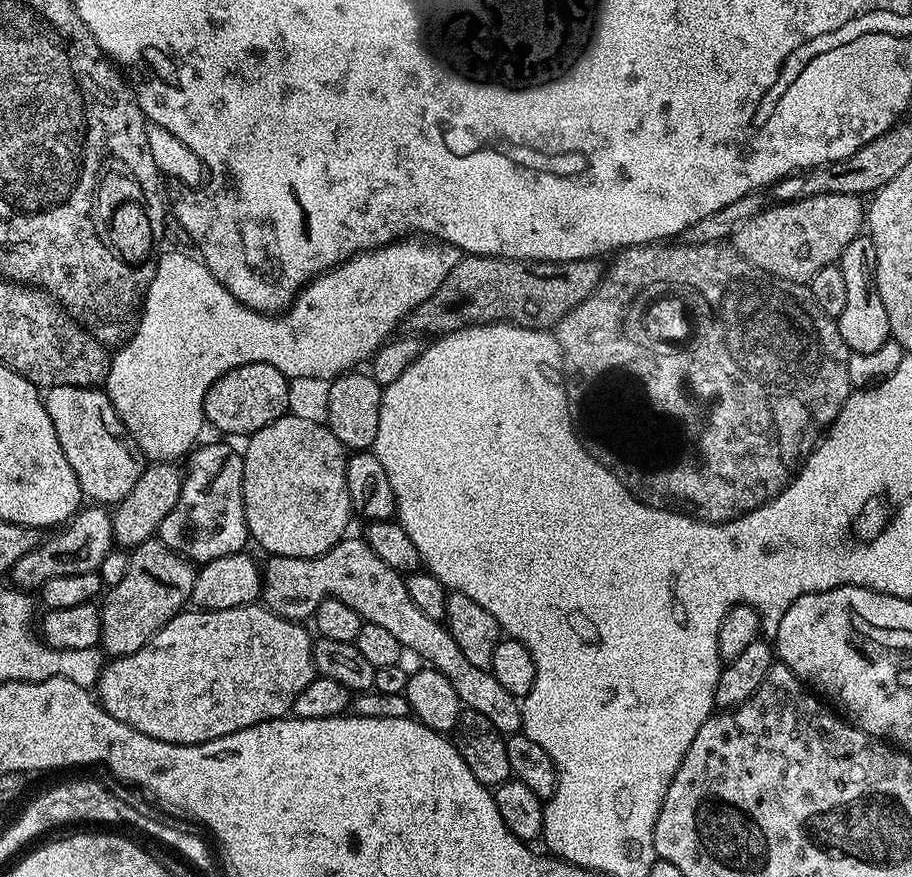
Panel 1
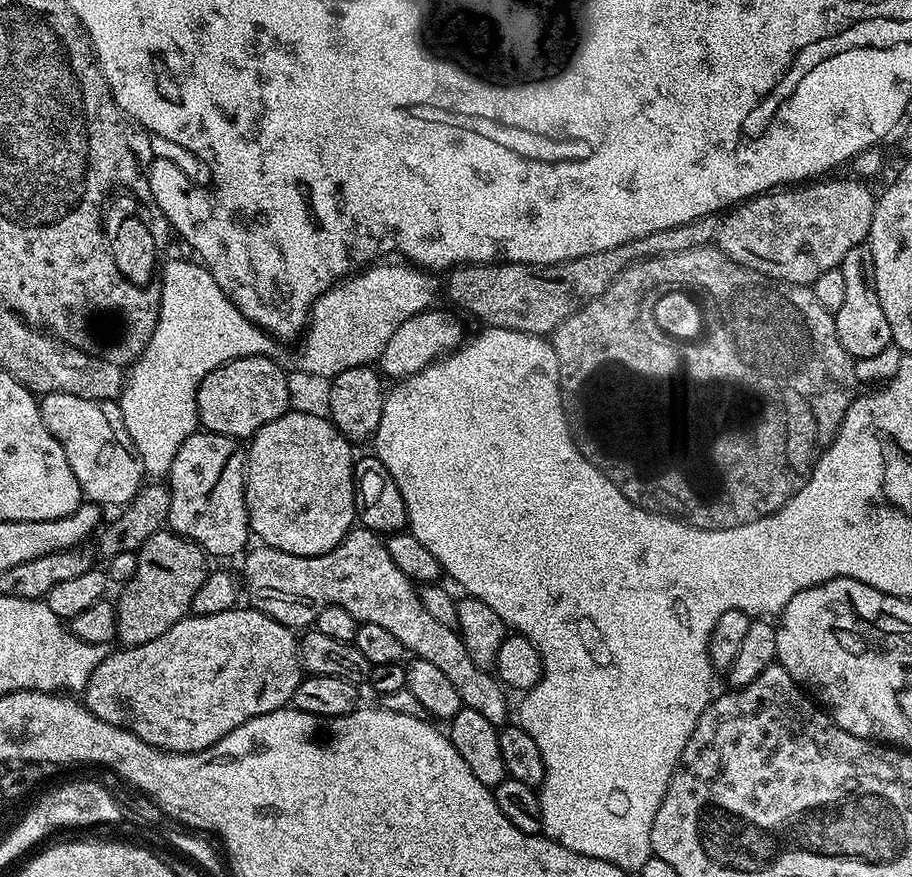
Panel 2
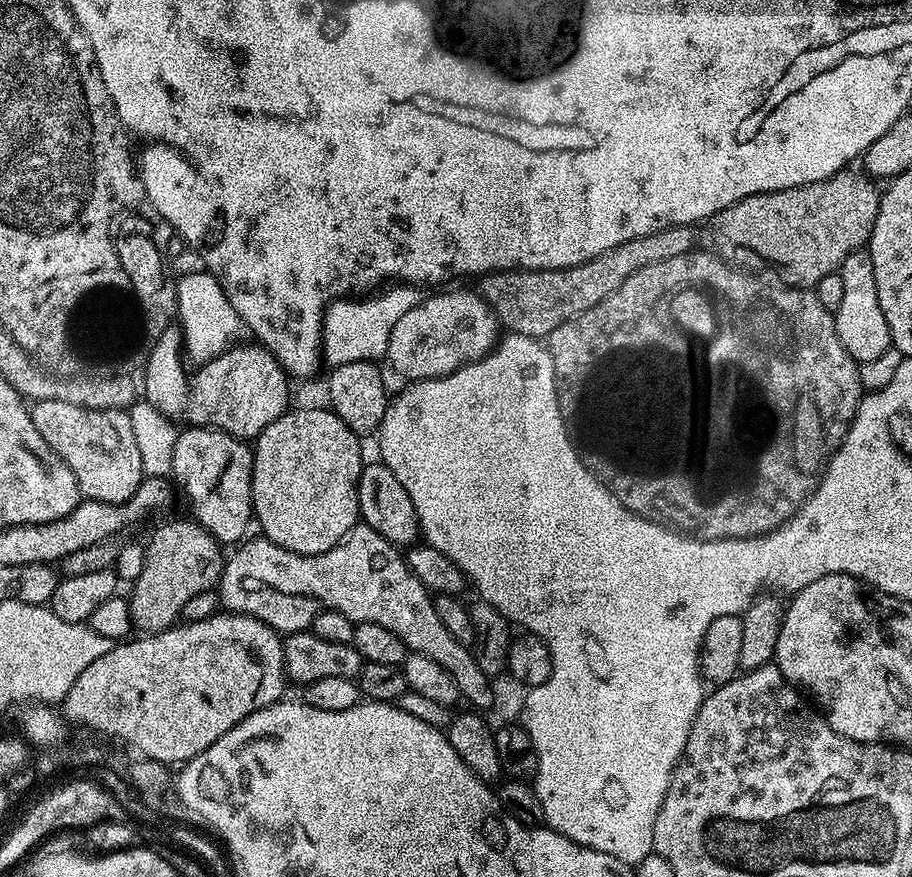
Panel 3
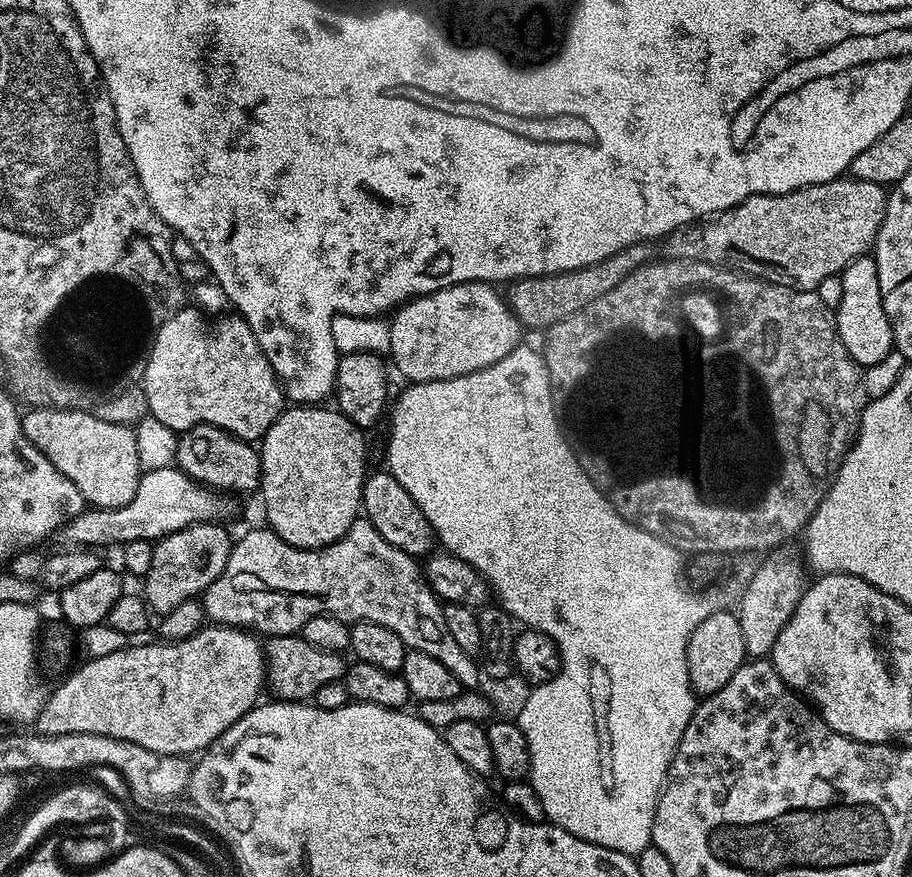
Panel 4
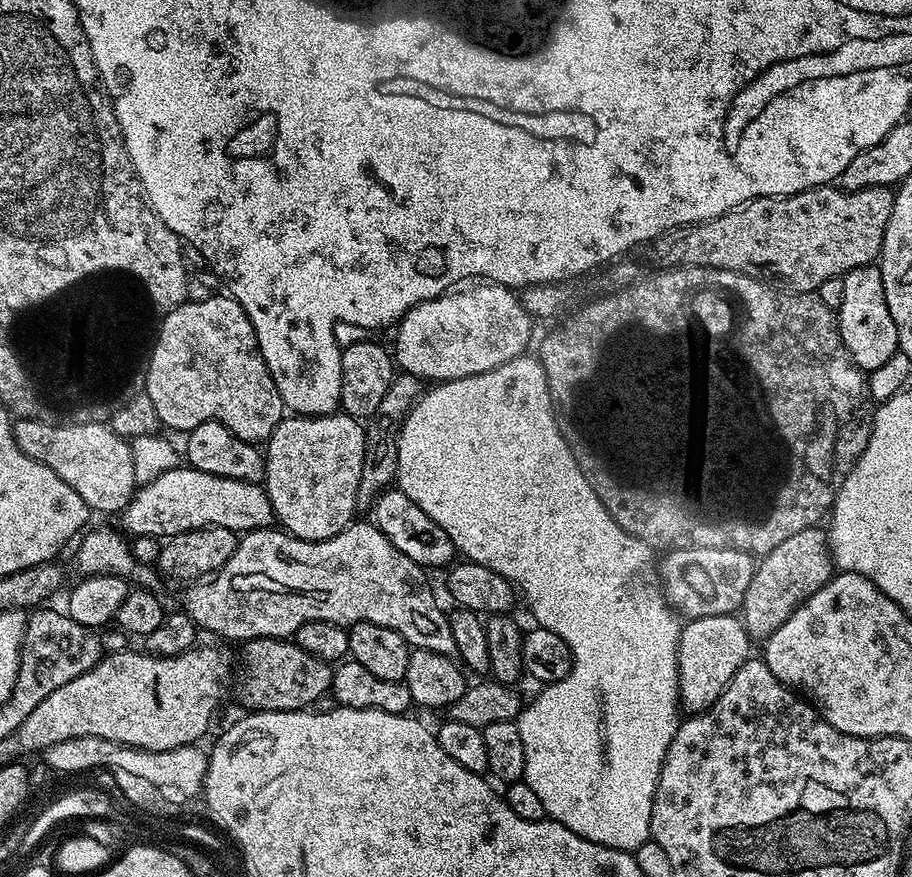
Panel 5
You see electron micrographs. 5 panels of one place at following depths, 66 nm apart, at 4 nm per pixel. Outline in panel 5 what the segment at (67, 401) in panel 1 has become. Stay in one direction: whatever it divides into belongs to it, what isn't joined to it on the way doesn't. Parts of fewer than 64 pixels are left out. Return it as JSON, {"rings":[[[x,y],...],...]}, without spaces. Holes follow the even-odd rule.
{"rings":[[[17,419],[12,433],[24,454],[54,470],[54,474],[58,474],[58,478],[62,478],[62,482],[66,482],[93,513],[119,514],[135,496],[138,485],[131,443],[107,423],[66,424]]]}

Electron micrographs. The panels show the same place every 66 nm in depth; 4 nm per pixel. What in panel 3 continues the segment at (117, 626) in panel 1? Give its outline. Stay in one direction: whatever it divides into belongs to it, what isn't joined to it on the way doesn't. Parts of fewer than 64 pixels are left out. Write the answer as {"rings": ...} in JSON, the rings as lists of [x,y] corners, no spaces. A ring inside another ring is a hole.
{"rings":[[[191,518],[168,520],[158,525],[152,537],[146,540],[146,566],[142,566],[142,574],[138,574],[136,583],[130,588],[132,596],[128,605],[133,625],[144,634],[164,632],[173,627],[194,594],[217,587],[226,563],[225,553],[220,552],[223,552],[222,546],[217,540]]]}

